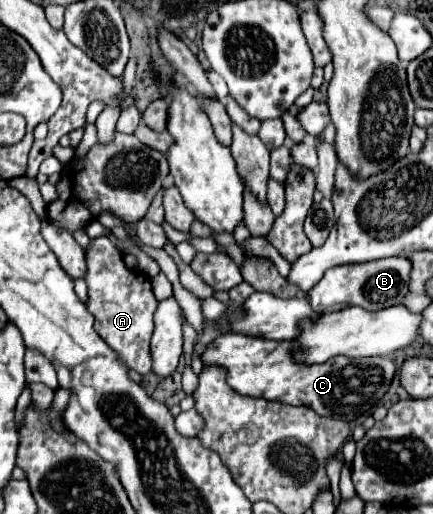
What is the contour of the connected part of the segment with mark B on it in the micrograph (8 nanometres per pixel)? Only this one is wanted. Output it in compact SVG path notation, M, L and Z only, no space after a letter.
M385 257L367 263L337 265L327 269L323 279L313 285L313 289L305 291L305 297L315 313L337 311L345 305L359 305L367 311L381 311L403 301L409 287L409 269L411 265L407 257Z

